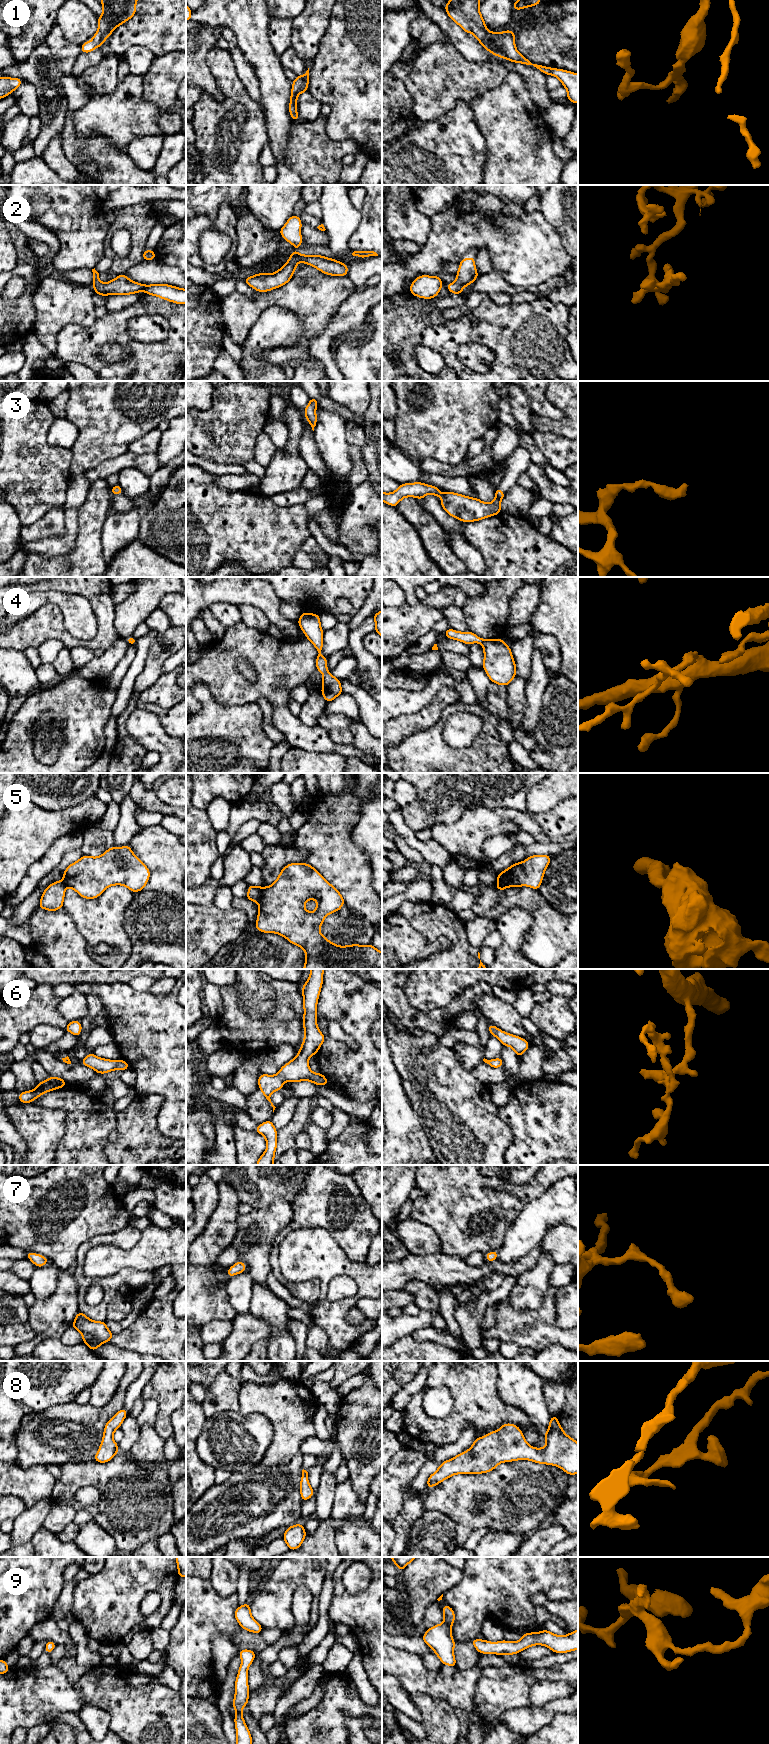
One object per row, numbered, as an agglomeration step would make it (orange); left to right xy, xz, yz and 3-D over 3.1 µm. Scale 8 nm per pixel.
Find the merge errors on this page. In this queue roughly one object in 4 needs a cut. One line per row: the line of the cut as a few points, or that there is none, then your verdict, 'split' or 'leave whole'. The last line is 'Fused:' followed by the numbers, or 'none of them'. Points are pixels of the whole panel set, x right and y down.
1: cut none; leave whole
2: cut none; leave whole
3: cut none; leave whole
4: cut none; leave whole
5: cut xz (262, 887), (260, 898), (257, 901); split
6: cut none; leave whole
7: cut none; leave whole
8: cut none; leave whole
9: cut none; leave whole
Fused: 5

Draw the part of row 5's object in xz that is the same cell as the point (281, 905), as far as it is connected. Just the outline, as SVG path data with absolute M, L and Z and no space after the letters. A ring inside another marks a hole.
M290 863L280 872L276 881L261 888L259 913L255 928L264 933L276 933L305 951L303 969L382 969L382 952L372 944L338 946L320 933L328 914L337 912L345 904L340 892L307 863ZM315 899L316 910L308 912L304 904Z

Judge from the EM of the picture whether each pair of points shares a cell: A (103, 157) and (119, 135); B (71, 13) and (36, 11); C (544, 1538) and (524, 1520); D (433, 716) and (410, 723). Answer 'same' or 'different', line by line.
A: different
B: different
C: different
D: same

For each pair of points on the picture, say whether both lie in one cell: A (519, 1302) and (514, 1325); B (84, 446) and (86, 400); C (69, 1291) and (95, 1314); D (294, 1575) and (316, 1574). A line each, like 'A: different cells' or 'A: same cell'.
A: different cells
B: same cell
C: different cells
D: same cell

